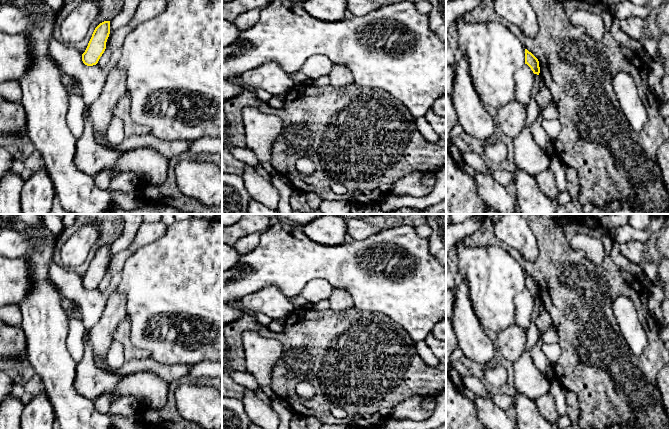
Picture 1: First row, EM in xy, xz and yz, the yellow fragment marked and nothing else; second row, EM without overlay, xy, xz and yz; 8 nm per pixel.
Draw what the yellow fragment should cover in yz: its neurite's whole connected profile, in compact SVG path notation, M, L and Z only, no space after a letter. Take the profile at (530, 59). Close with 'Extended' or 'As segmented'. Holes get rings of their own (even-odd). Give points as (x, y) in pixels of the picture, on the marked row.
M525 49L525 64L527 64L534 74L539 75L540 67L538 59L527 49Z. As segmented

